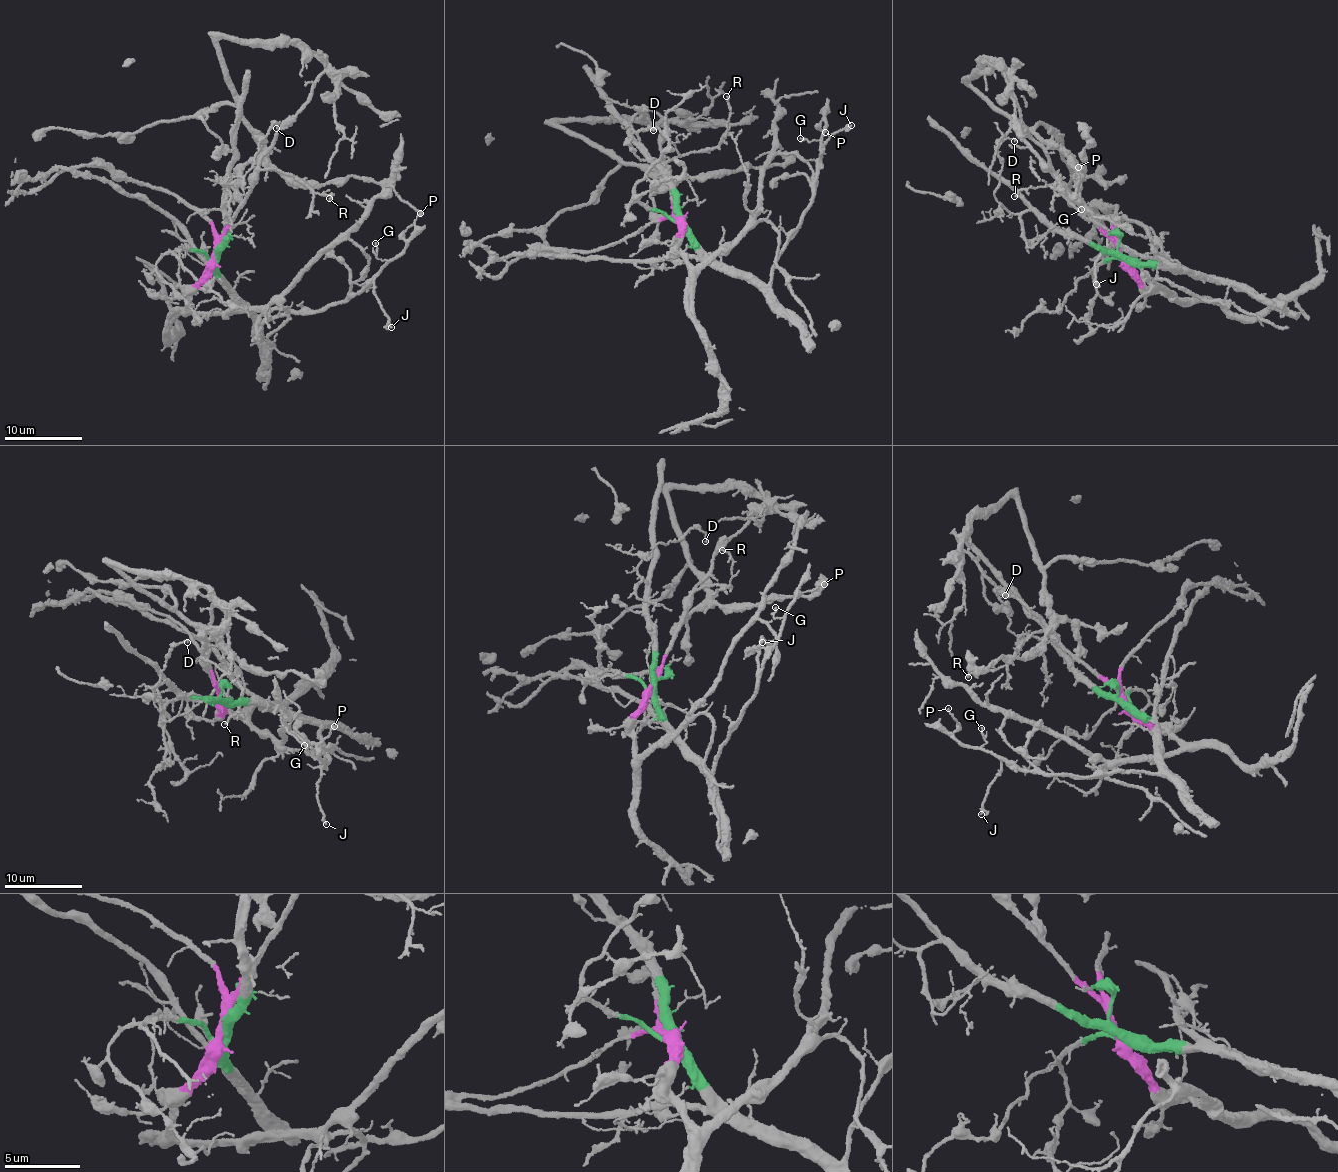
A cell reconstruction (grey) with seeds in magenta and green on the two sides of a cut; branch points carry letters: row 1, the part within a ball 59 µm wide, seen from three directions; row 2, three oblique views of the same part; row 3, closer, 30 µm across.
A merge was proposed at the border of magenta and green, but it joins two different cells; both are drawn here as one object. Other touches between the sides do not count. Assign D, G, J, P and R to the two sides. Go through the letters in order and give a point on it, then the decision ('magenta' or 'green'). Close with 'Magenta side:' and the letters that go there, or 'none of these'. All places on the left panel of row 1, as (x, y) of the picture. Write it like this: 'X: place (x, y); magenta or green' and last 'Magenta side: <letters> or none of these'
D: place (276, 128); green
G: place (375, 243); green
J: place (391, 327); green
P: place (420, 213); green
R: place (329, 198); magenta
Magenta side: R

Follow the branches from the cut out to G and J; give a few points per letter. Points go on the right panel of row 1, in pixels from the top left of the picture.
G: (1123, 257), (1170, 264), (1215, 280), (1158, 264), (1114, 245), (1107, 232), (1089, 221), (1080, 209)
J: (1123, 257), (1170, 264), (1216, 279), (1158, 264), (1114, 245), (1109, 236), (1107, 248), (1096, 264), (1096, 285)

